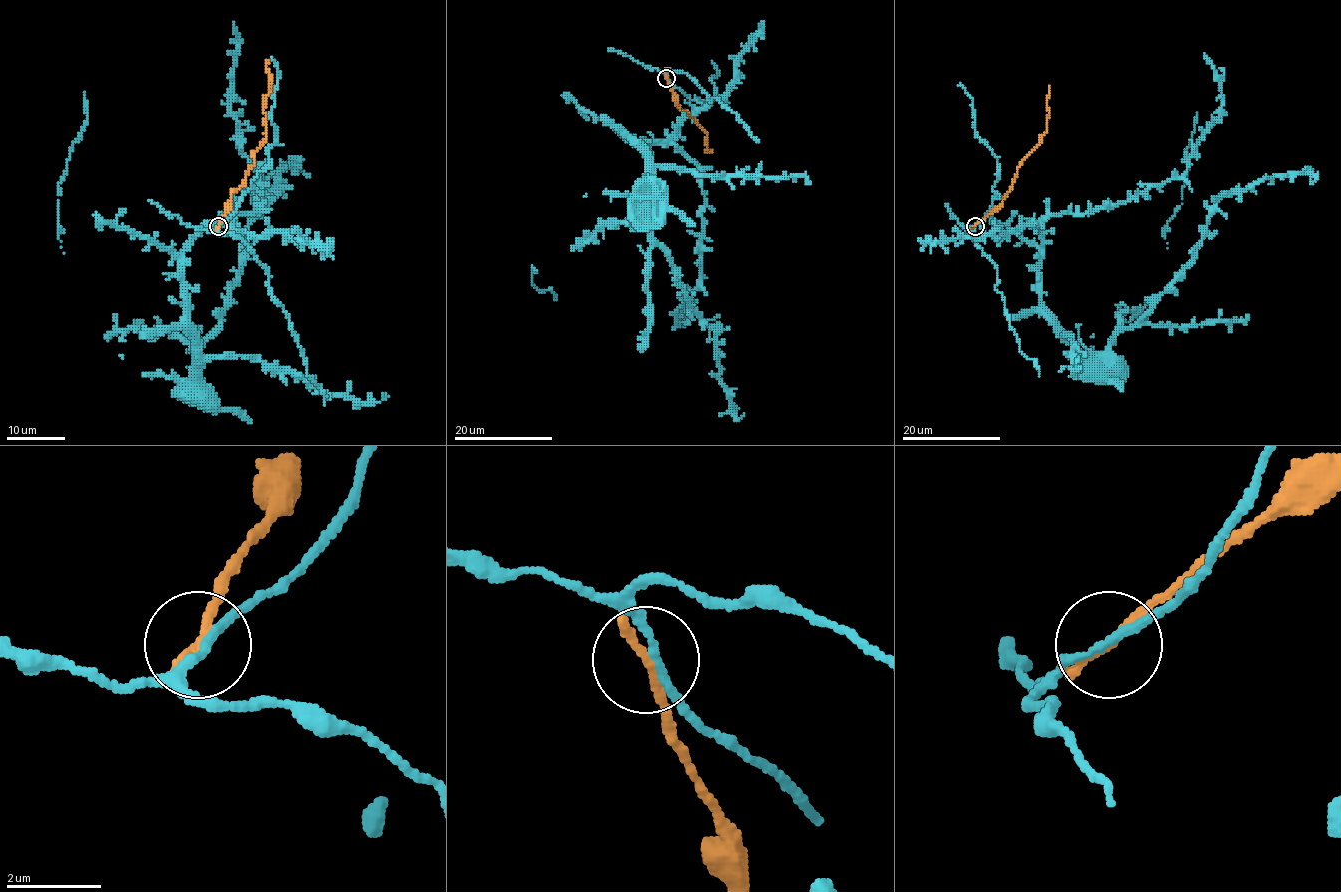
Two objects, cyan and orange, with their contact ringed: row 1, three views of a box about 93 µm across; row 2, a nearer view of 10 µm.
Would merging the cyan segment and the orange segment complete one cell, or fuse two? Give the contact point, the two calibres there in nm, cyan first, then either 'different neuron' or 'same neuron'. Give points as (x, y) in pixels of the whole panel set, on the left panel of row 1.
place (218, 226); calibres 170 and 240 nm; different neuron

